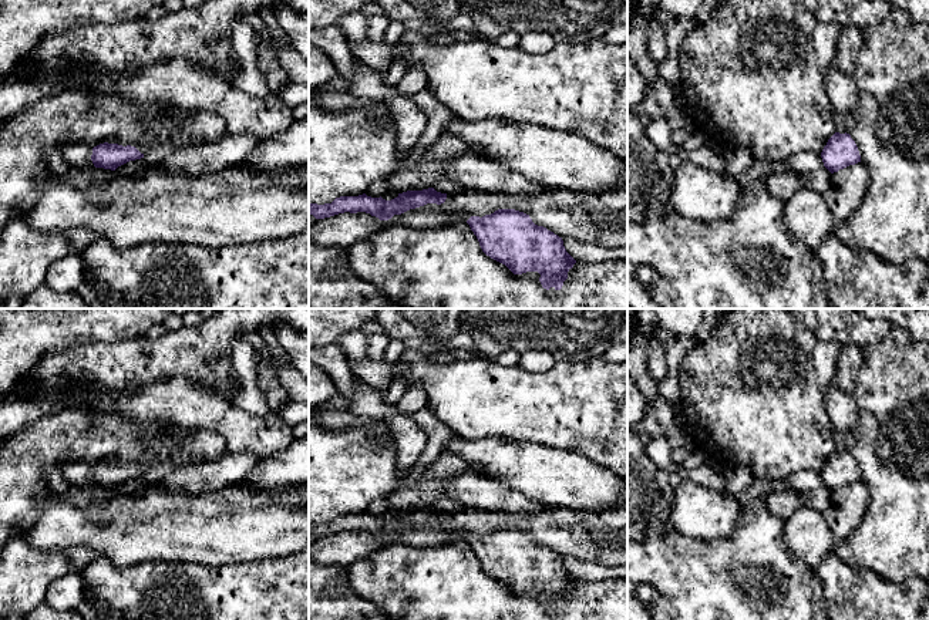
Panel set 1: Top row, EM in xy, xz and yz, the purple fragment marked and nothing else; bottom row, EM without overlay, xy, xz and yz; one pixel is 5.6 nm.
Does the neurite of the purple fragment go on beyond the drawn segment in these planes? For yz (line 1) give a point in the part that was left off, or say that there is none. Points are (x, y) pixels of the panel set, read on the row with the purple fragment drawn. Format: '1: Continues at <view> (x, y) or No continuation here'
1: No continuation here

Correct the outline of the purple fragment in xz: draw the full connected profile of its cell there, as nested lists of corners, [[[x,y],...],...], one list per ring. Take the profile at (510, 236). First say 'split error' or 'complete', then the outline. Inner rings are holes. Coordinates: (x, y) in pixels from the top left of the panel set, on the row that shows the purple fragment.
complete; [[[498,209],[482,218],[471,216],[467,223],[487,256],[505,264],[514,274],[538,272],[546,290],[561,290],[576,263],[562,237],[535,225],[524,212]]]

